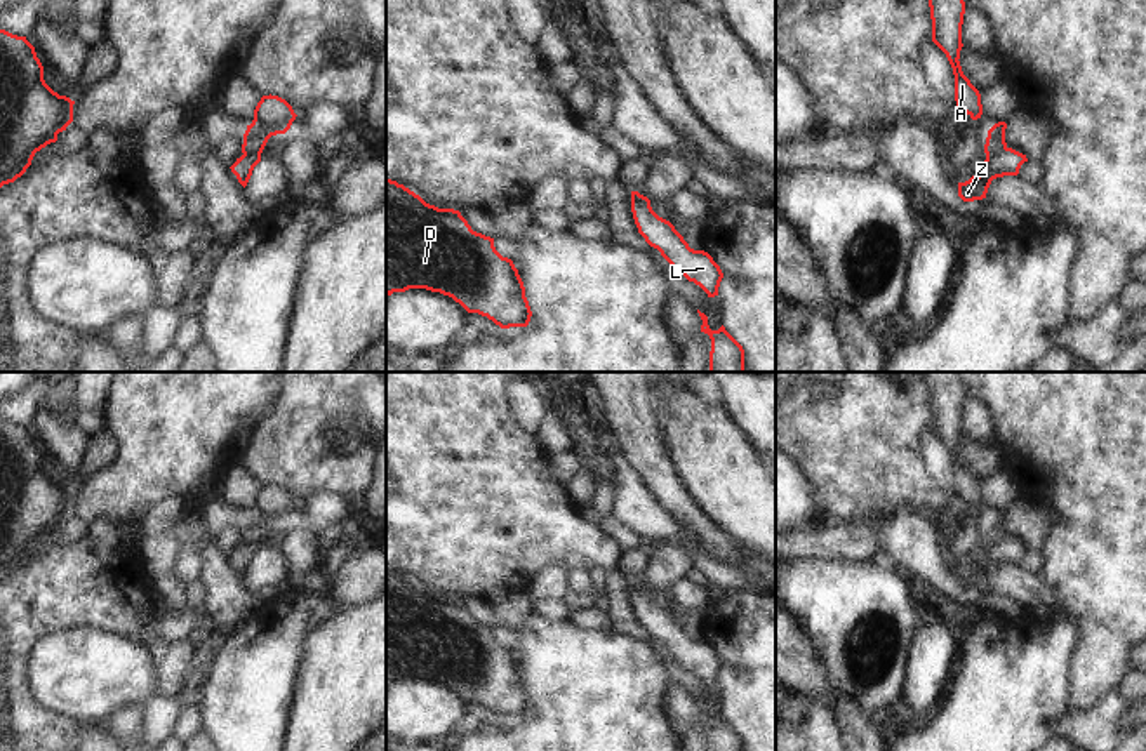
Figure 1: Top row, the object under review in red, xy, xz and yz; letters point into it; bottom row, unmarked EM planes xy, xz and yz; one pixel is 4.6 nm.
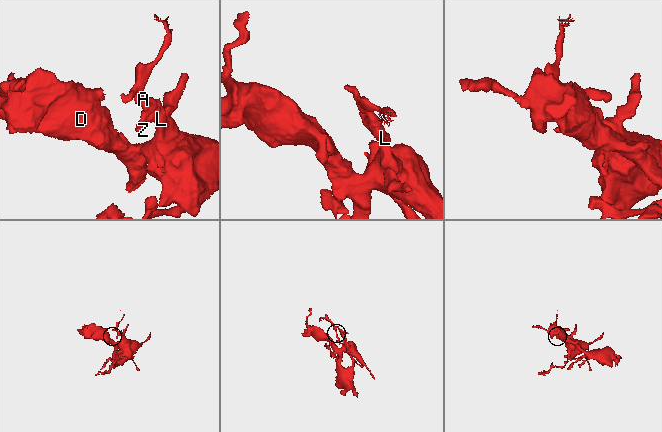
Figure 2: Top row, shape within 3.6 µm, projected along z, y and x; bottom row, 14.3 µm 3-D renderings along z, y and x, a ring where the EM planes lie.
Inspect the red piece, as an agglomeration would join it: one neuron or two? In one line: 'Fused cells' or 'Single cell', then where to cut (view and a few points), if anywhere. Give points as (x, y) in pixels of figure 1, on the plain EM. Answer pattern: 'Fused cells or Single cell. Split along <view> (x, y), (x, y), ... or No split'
Fused cells. Split along yz (1006, 536), (986, 544)

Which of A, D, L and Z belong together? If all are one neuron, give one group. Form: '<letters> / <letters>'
A / D L Z

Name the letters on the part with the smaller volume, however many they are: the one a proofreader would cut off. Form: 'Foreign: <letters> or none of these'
Foreign: A

